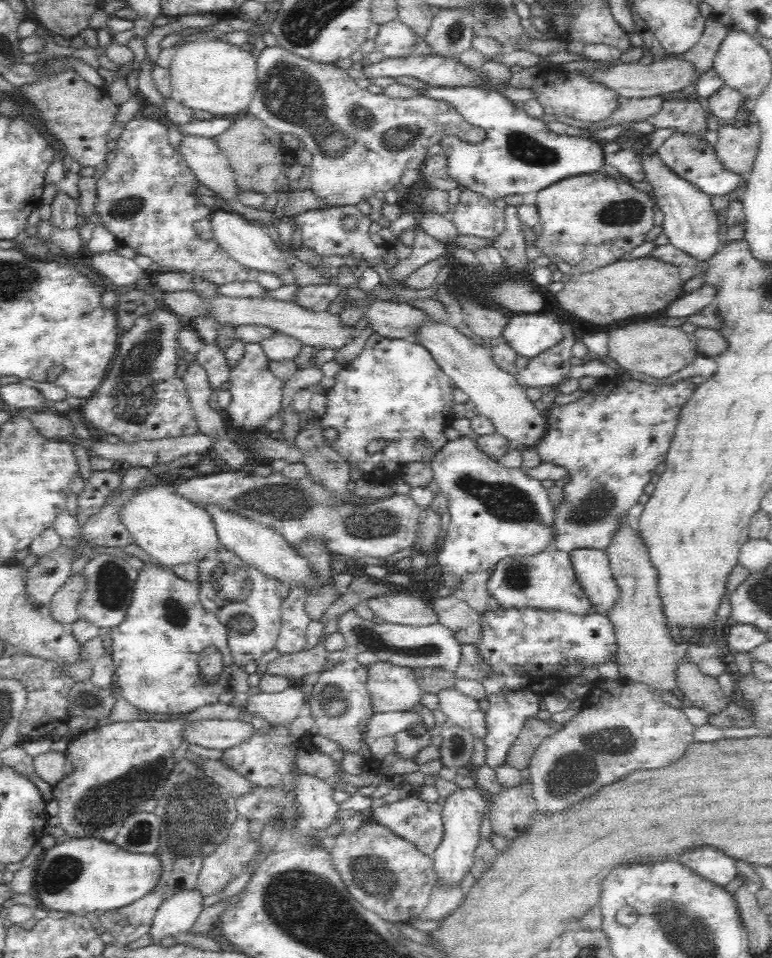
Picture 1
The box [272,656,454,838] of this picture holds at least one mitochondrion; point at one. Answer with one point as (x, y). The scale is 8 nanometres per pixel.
(334, 700)

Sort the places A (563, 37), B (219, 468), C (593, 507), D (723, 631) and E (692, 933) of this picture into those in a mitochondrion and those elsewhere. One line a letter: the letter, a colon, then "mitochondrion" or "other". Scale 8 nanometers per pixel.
A: other
B: other
C: mitochondrion
D: other
E: mitochondrion

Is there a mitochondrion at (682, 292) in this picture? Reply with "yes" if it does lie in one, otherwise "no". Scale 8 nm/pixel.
no

